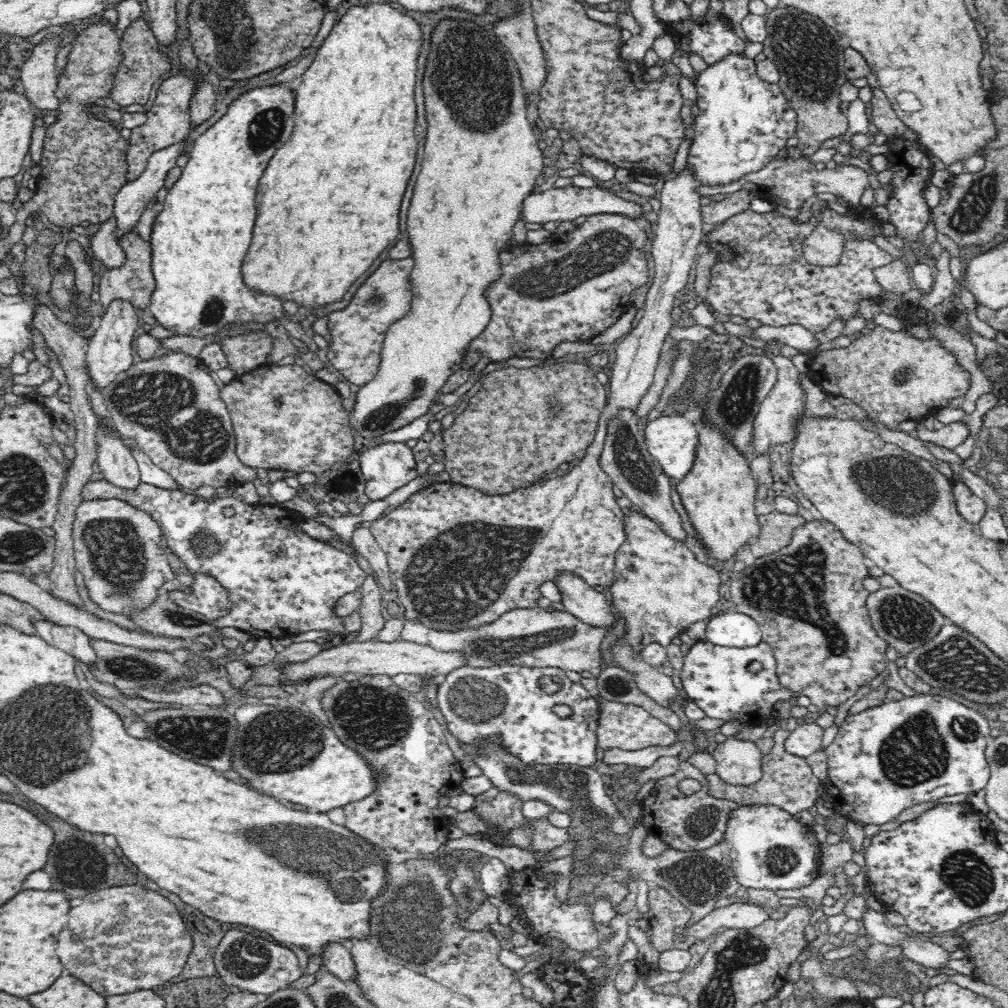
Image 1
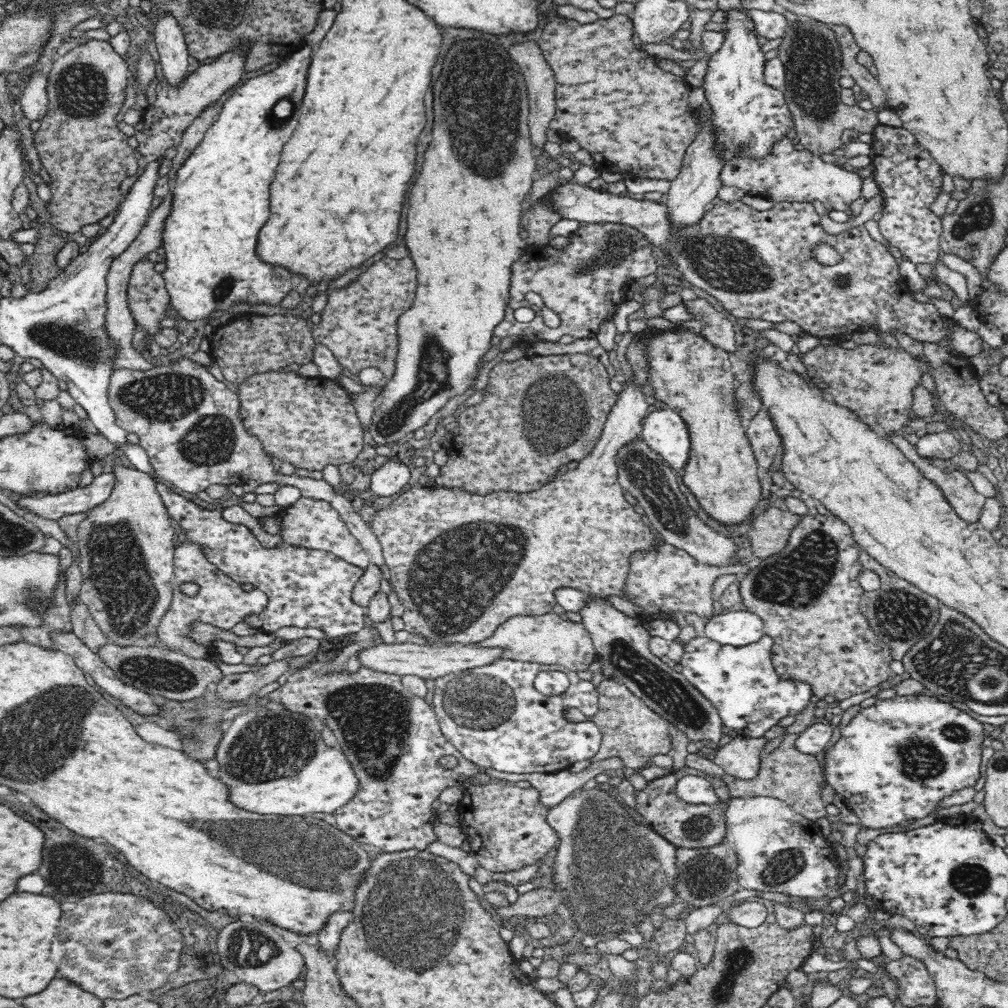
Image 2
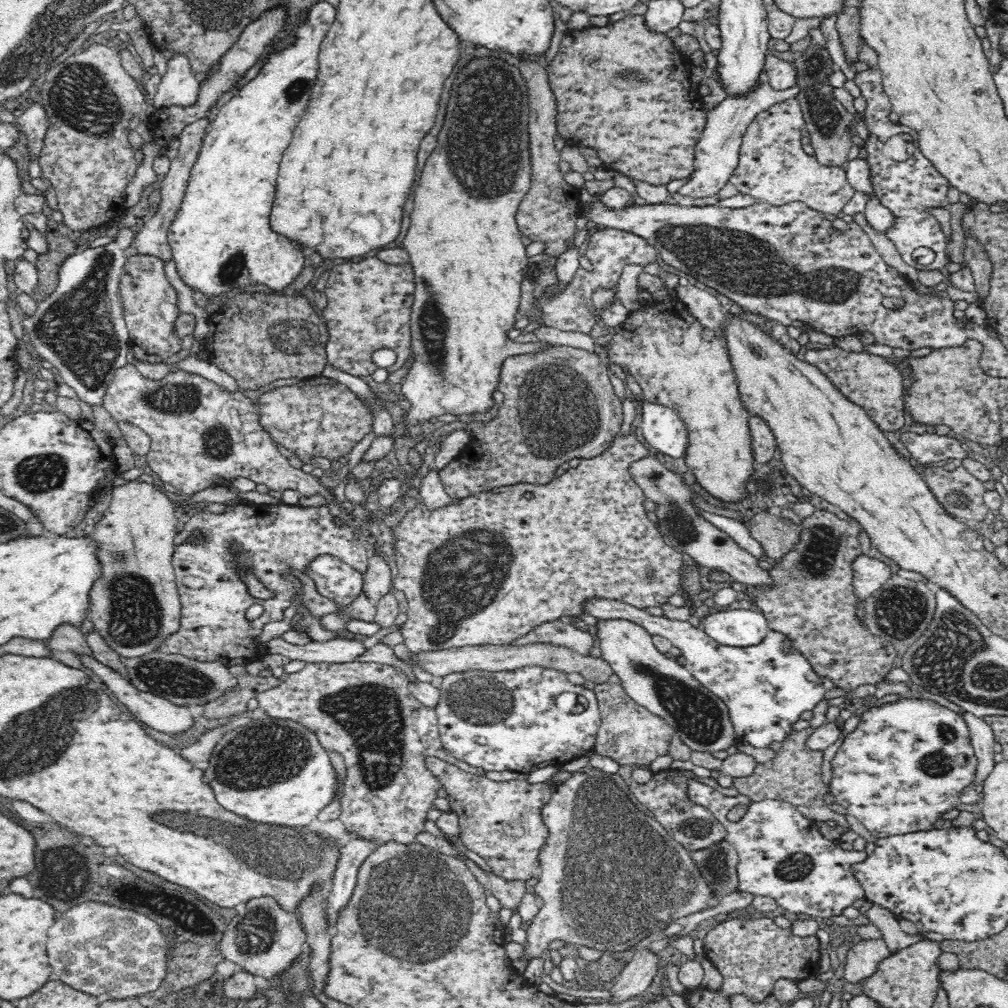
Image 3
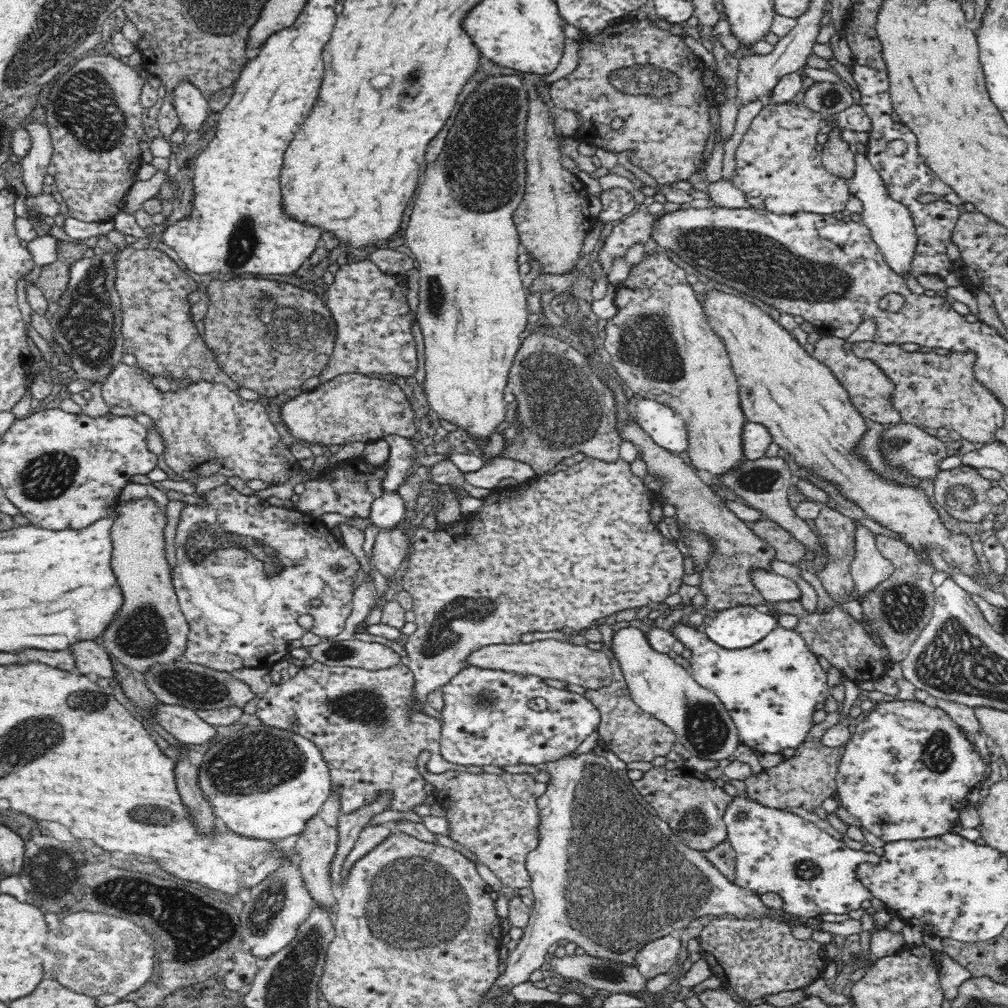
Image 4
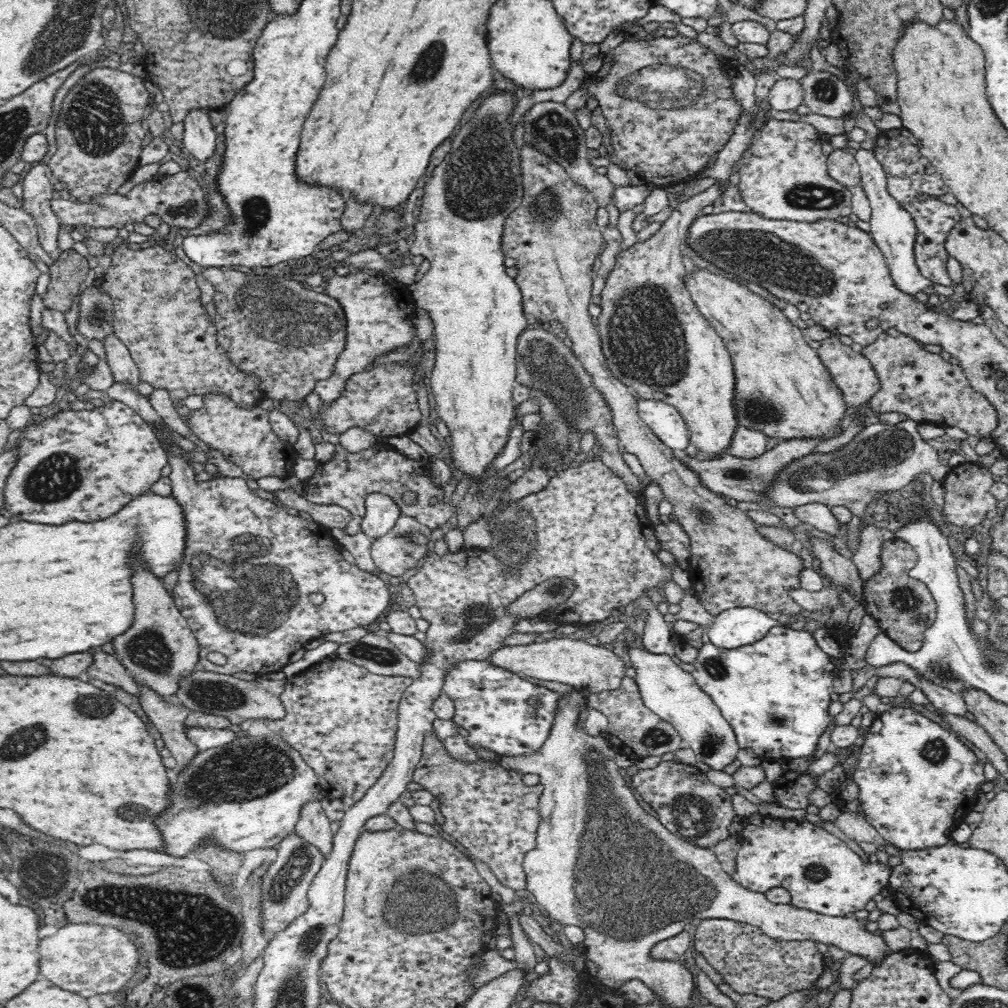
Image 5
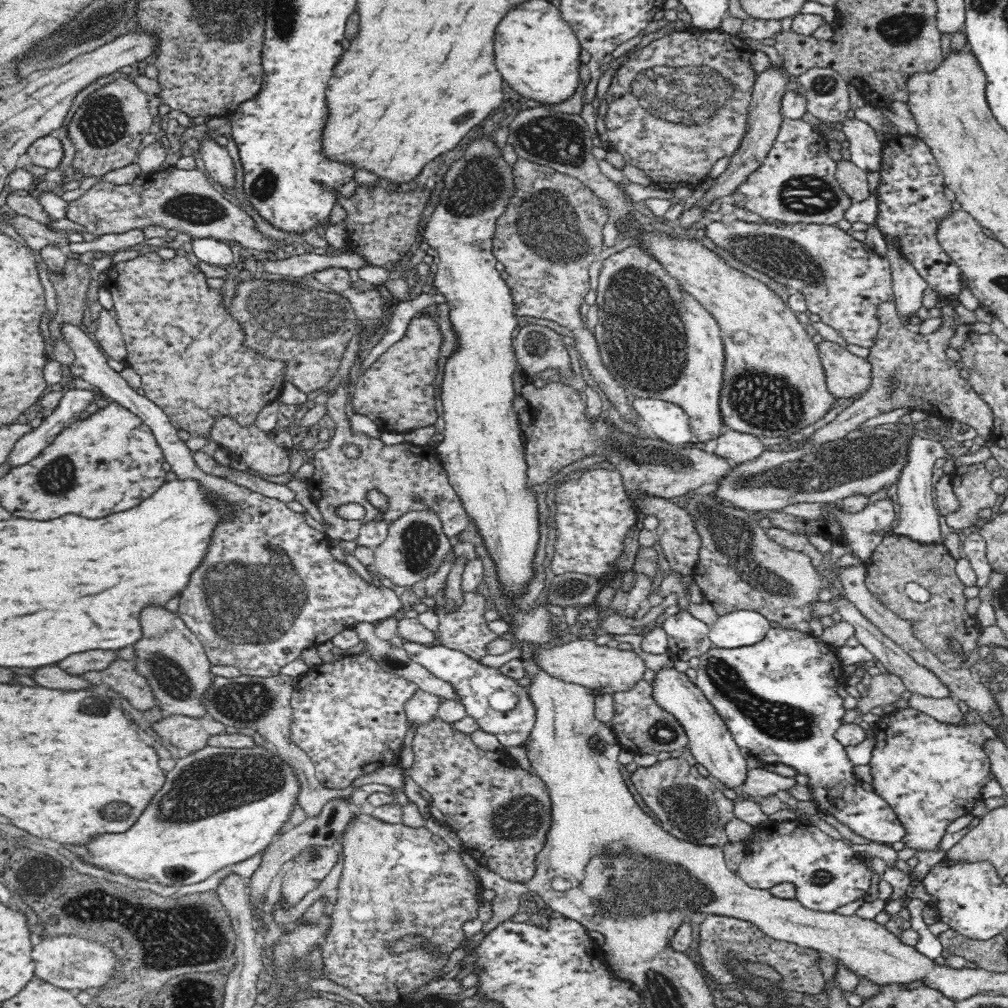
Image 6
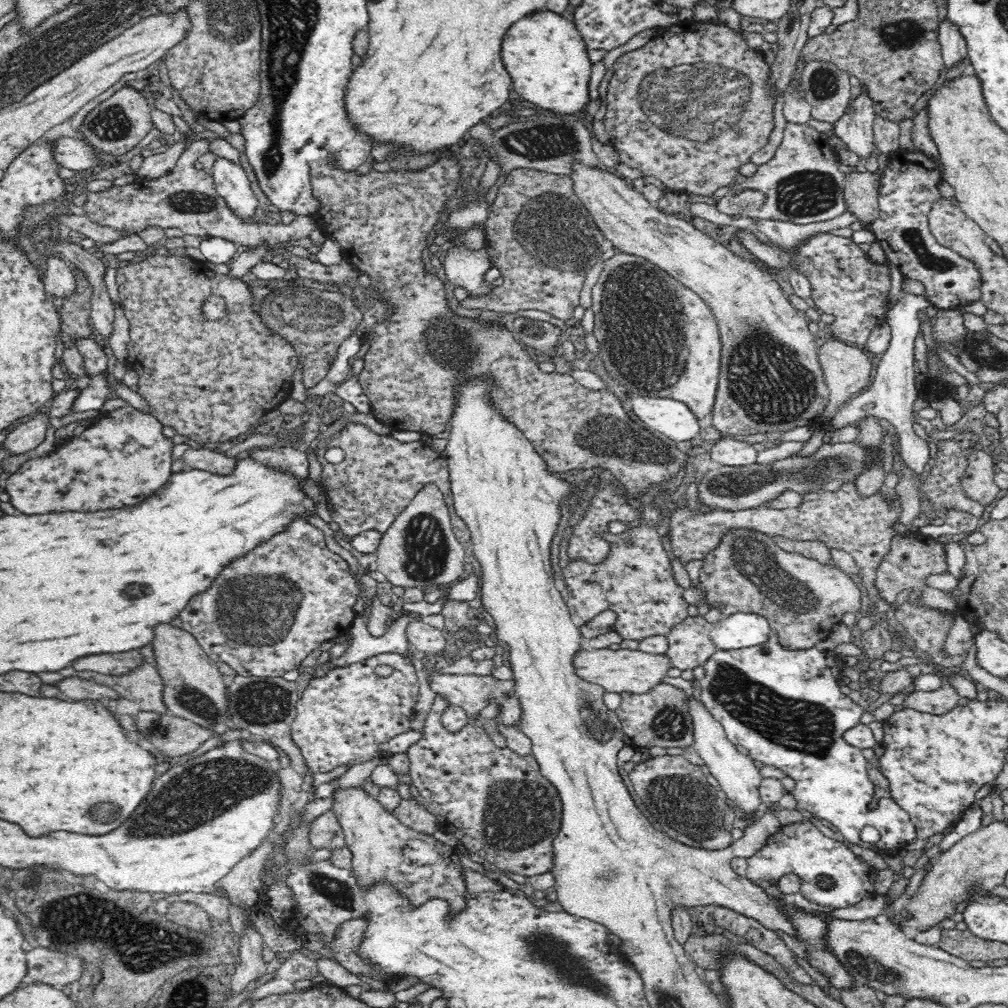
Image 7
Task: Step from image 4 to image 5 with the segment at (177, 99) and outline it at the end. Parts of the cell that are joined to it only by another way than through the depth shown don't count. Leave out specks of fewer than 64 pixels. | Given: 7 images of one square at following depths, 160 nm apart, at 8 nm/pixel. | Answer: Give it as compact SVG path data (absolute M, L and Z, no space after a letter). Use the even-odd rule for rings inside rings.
M192 108L182 120L183 141L179 149L192 153L198 160L208 160L216 152L216 134L208 110L204 108Z

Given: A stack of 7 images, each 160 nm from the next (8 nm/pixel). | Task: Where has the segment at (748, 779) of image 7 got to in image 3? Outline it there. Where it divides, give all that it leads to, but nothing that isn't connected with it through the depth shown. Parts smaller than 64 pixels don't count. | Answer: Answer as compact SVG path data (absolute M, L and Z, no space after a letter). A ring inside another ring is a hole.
M602 618L596 620L595 627L601 658L613 668L613 674L621 678L625 693L633 702L662 718L691 750L722 755L729 746L737 744L739 739L731 724L726 704L700 684L690 674L689 669L662 654L654 646L653 636L643 626L623 618Z

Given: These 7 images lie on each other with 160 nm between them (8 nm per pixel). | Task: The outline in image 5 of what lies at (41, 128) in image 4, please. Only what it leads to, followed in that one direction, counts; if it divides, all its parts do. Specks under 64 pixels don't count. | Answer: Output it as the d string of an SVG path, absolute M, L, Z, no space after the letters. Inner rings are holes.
M41 161L29 164L22 174L24 212L30 214L37 227L39 242L49 258L55 262L61 254L58 245L60 220L50 207L52 200L52 184L46 176L46 163Z

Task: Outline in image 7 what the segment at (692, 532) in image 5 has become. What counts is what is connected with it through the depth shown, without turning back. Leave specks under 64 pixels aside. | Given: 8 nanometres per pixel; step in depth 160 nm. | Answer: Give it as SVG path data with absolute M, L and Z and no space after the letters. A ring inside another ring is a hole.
M514 168L508 174L502 185L498 188L495 199L491 206L492 212L488 216L486 222L486 236L485 246L488 249L492 266L498 268L504 279L504 284L501 287L494 287L492 294L486 298L476 297L475 299L464 299L460 301L460 308L481 308L486 310L494 310L501 314L518 312L518 310L541 310L547 312L560 320L566 321L572 318L574 308L579 304L580 293L582 292L584 282L586 279L587 271L595 263L601 262L602 253L610 246L610 243L605 239L604 234L596 226L595 222L590 218L587 208L584 203L579 199L575 190L556 190L556 182L564 182L564 176L560 174L552 174L544 172L543 170L536 170L532 168ZM726 530L718 546L703 558L699 575L710 608L718 609L725 615L744 611L767 618L769 625L776 630L778 642L786 649L806 650L814 647L816 642L830 636L832 626L841 622L844 612L858 612L862 608L860 590L852 583L848 573L831 563L821 565L817 560L782 550L773 537L757 530Z

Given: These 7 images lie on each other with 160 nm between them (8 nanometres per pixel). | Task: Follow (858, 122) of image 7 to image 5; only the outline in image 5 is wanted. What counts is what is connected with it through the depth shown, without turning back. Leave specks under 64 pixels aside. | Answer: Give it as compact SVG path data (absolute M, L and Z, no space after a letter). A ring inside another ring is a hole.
M858 149L853 153L859 164L860 185L872 208L869 234L872 235L872 241L882 252L896 288L906 295L916 295L916 293L923 292L930 286L934 287L935 293L941 296L944 301L955 297L955 292L951 287L932 283L919 272L915 262L915 244L918 234L916 223L914 223L912 215L900 206L900 203L888 192L887 174L884 172L883 166L876 160L873 151Z

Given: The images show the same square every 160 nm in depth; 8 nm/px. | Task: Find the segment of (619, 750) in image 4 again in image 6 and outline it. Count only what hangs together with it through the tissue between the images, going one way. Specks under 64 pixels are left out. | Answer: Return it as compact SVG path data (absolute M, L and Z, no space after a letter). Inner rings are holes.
M643 679L638 680L631 690L616 692L614 697L614 717L610 722L620 750L635 755L654 755L661 752L681 751L688 744L683 727L670 713L660 709L653 698L652 685Z

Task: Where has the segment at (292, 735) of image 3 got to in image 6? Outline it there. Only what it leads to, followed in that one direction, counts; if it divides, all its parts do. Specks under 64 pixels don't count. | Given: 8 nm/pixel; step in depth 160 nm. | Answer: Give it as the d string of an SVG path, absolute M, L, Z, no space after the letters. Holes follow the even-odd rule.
M206 745L176 761L175 767L165 773L165 783L153 796L148 810L144 810L132 828L124 833L92 837L86 845L97 868L108 868L109 873L116 870L125 880L154 876L166 886L198 884L224 866L236 865L263 852L290 821L301 786L295 770L278 754L260 745L237 749Z

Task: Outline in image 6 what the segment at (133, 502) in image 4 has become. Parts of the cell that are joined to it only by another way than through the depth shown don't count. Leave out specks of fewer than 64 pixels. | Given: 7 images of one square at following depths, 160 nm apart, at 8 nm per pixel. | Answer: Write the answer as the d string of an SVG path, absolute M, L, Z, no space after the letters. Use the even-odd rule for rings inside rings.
M148 606L140 614L142 638L132 646L134 669L146 679L157 704L166 715L185 715L193 718L208 717L201 696L212 684L210 661L200 639L177 615L166 608Z

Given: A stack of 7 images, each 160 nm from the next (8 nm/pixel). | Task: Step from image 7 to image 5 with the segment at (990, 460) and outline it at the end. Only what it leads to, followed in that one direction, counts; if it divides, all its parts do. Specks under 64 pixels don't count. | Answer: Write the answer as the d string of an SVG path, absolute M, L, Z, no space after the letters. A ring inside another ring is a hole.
M966 462L952 467L941 481L944 486L943 514L952 524L970 528L980 524L986 516L986 512L996 510L997 499L992 496L991 489L994 484L993 474L989 469L977 463Z

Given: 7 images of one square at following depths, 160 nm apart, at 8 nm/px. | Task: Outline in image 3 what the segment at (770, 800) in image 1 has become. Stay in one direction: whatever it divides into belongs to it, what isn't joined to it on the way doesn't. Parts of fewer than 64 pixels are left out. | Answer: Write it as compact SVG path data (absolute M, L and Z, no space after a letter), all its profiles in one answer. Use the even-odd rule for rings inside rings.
M804 728L800 732L791 733L776 752L776 756L769 762L757 764L754 774L744 778L733 778L732 784L738 794L747 796L751 801L776 799L789 802L811 821L832 820L836 825L847 829L849 825L843 814L834 812L824 801L823 796L829 792L822 782L823 752L813 751L806 747L806 740L812 735L814 728Z

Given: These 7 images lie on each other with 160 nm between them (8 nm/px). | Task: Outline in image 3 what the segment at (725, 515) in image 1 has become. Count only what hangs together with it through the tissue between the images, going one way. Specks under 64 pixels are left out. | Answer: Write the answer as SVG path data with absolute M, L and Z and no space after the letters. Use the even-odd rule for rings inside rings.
M679 300L645 306L644 311L630 313L615 330L608 346L608 356L615 365L628 370L641 386L641 394L652 404L676 411L688 429L688 446L684 460L696 482L712 497L726 504L747 498L746 484L754 474L748 410L741 401L738 383L724 341L702 326Z

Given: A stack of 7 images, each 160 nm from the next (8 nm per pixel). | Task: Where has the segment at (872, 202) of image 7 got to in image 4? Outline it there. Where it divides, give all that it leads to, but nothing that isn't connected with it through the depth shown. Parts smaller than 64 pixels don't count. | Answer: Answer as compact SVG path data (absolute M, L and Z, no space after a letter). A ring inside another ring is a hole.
M833 115L823 117L823 121L830 126L830 131L826 133L827 139L822 144L822 165L834 176L852 178L855 170L855 155L850 151L850 143L841 137L843 129Z

